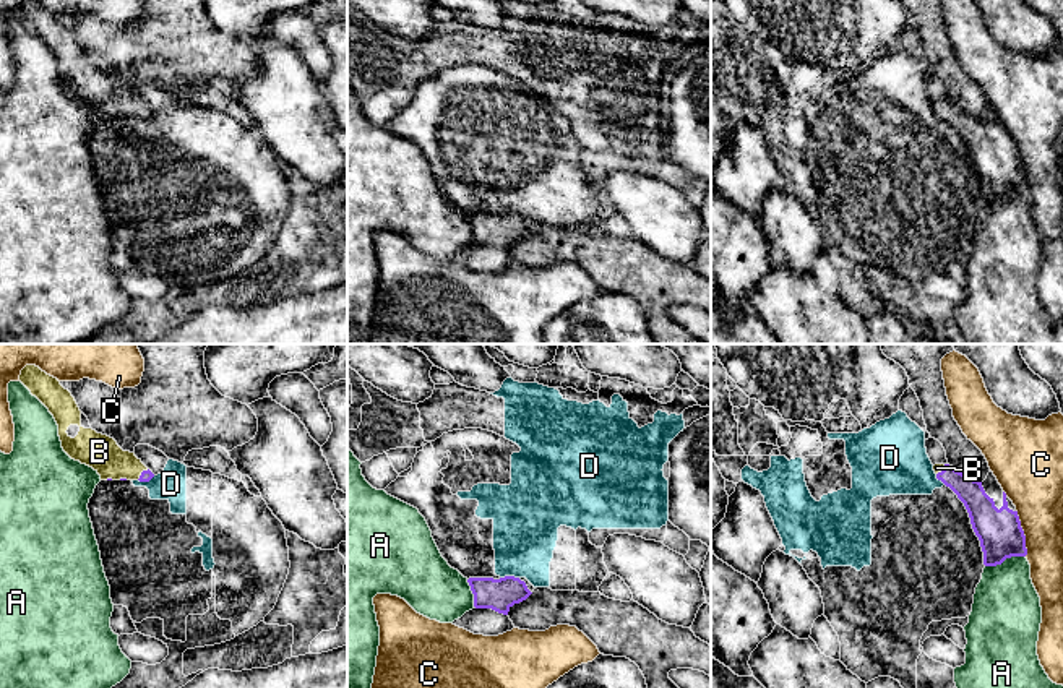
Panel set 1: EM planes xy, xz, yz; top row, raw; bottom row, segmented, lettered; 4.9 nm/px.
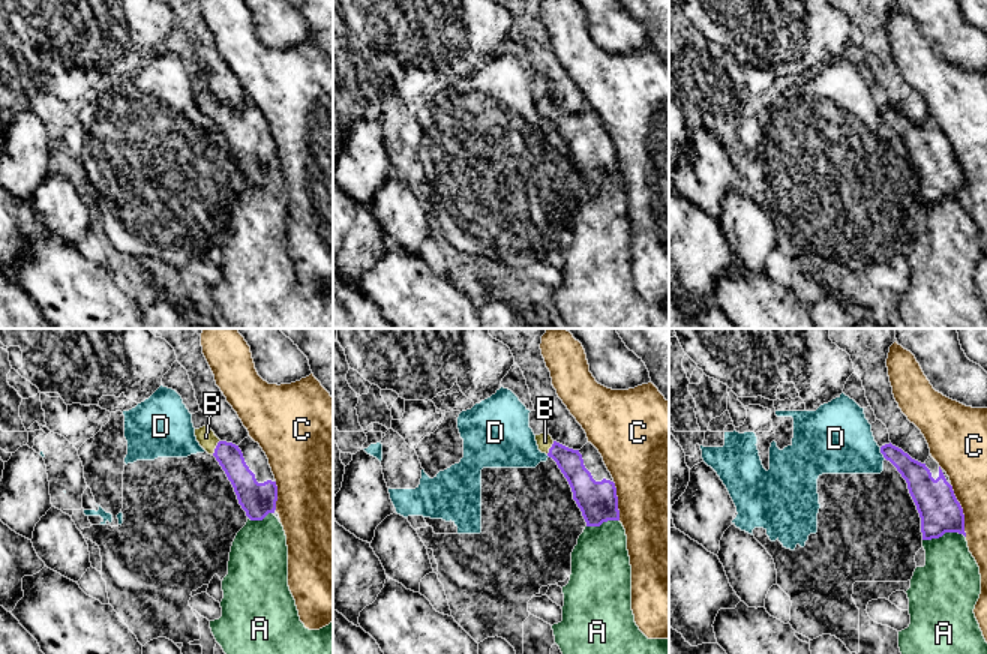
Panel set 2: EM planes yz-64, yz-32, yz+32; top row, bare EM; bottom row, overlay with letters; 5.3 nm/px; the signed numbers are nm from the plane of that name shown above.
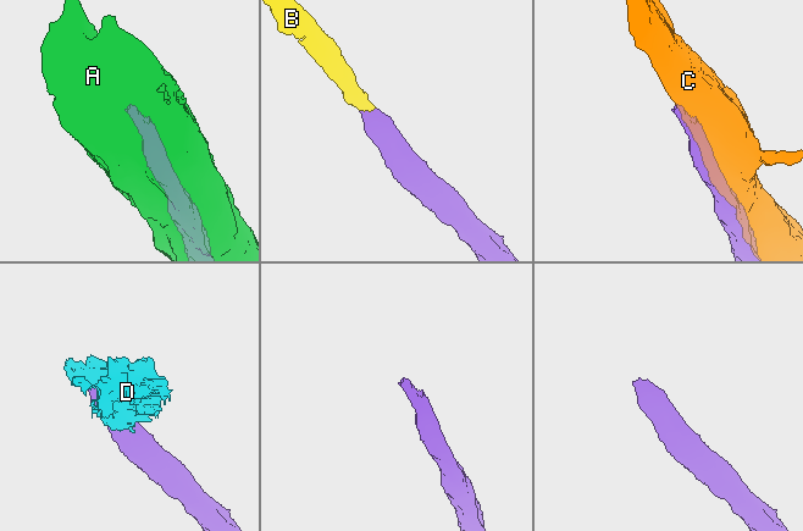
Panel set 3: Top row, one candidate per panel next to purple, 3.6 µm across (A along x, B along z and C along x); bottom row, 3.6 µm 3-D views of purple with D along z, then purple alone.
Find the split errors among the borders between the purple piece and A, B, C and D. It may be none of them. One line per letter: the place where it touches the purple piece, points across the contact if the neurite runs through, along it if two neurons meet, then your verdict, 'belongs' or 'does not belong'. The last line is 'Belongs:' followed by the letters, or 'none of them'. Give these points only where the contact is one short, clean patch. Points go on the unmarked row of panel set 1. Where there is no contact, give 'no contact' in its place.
A: yz (1005, 195) | does not belong
B: xy (142, 109) | across xy (146, 112), (142, 109), (114, 101), (99, 88) | belongs
C: yz (1023, 169) | does not belong
D: xz (508, 213) | along xz (518, 213), (500, 214) | does not belong
Belongs: B

